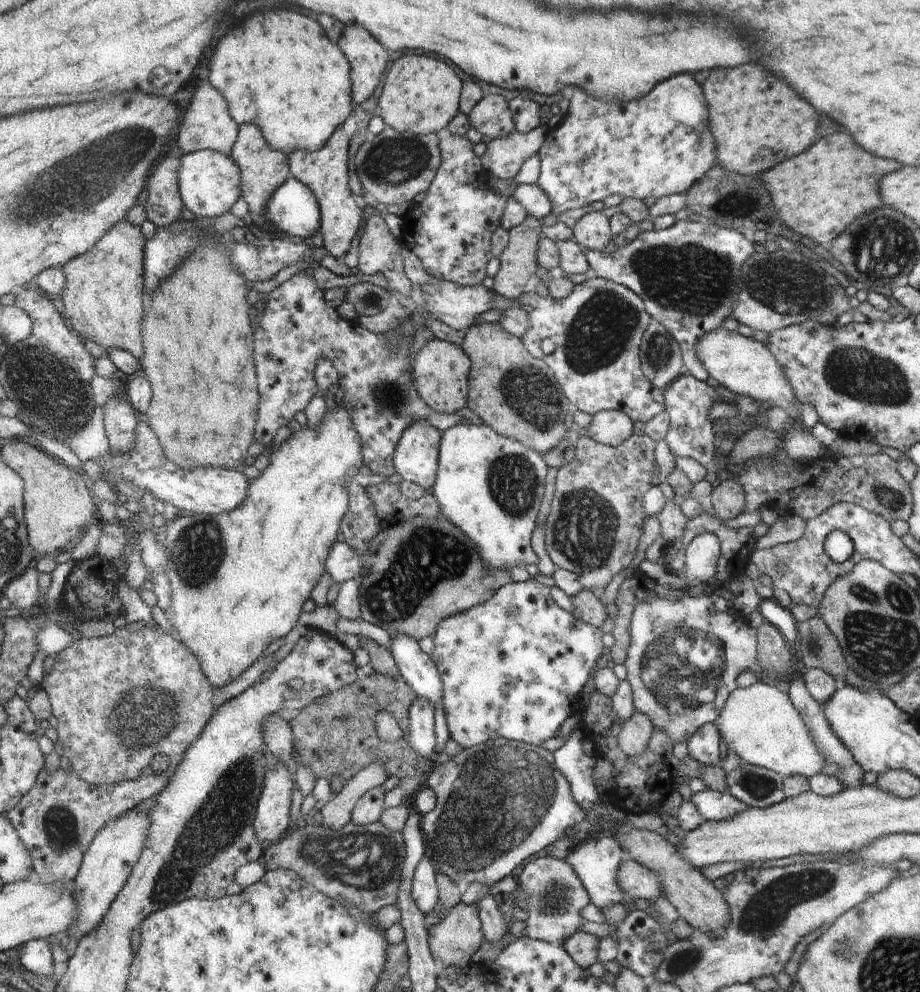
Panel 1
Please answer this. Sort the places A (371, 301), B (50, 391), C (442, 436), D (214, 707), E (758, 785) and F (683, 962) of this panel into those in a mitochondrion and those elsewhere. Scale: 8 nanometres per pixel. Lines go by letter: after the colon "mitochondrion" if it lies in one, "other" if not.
A: mitochondrion
B: mitochondrion
C: other
D: other
E: mitochondrion
F: mitochondrion

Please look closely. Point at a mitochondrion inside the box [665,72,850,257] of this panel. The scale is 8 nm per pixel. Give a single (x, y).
(740, 202)

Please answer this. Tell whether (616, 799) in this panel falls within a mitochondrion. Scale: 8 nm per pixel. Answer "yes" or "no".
no

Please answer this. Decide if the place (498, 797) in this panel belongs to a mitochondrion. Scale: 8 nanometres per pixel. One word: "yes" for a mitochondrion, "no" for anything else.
yes

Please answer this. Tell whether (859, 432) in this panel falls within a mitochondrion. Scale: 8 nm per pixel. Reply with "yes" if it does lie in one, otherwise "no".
no

